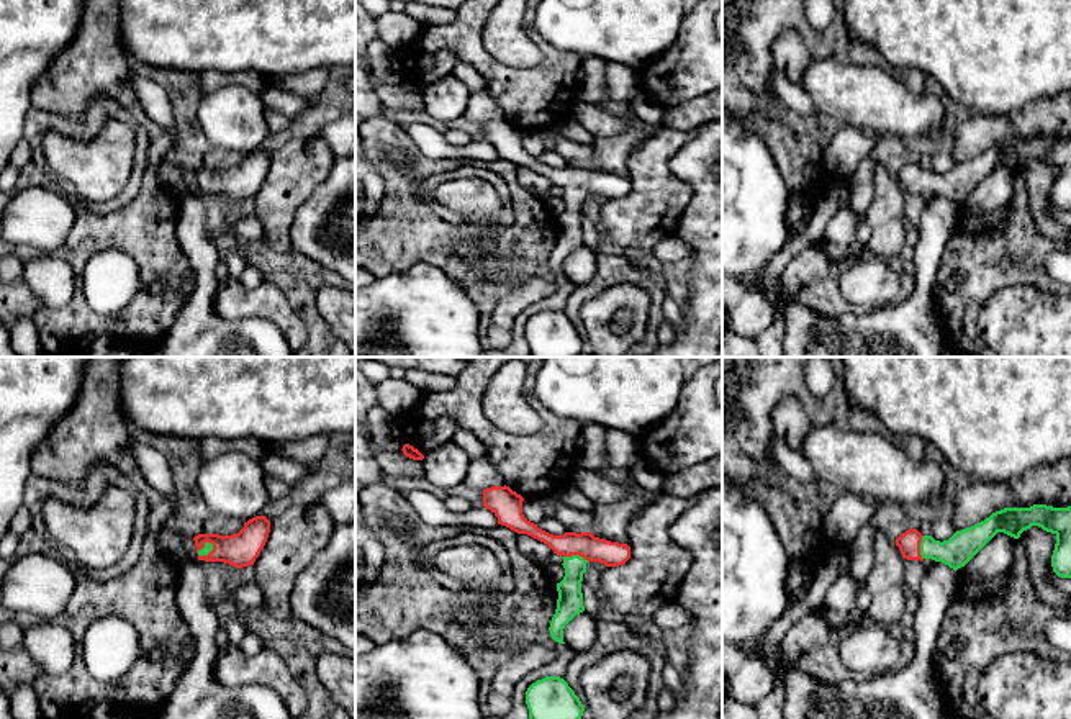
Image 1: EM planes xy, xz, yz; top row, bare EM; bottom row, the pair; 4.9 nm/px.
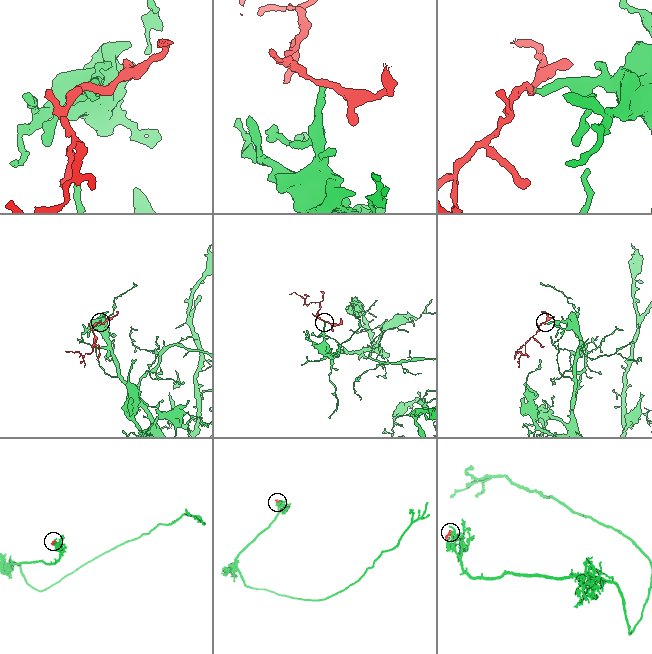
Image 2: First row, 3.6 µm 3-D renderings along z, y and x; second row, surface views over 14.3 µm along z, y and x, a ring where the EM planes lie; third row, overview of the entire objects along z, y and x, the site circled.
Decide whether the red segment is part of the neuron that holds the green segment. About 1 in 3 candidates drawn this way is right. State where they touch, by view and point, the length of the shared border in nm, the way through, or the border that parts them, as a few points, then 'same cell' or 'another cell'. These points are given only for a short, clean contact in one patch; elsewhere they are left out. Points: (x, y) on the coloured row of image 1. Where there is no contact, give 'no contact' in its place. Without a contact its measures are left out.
meets green in xz at (577, 556); contact 130 nm long; runs through xz (570, 598), (577, 556), (583, 549), (593, 549); same cell

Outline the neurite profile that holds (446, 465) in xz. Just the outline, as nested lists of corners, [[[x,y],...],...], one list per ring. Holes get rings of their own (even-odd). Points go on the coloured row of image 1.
[[[454,441],[436,445],[423,459],[424,477],[437,486],[452,488],[463,483],[470,457]]]

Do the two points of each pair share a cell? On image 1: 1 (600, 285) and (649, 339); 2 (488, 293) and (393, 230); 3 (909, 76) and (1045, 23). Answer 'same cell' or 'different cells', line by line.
1: same cell
2: same cell
3: different cells

